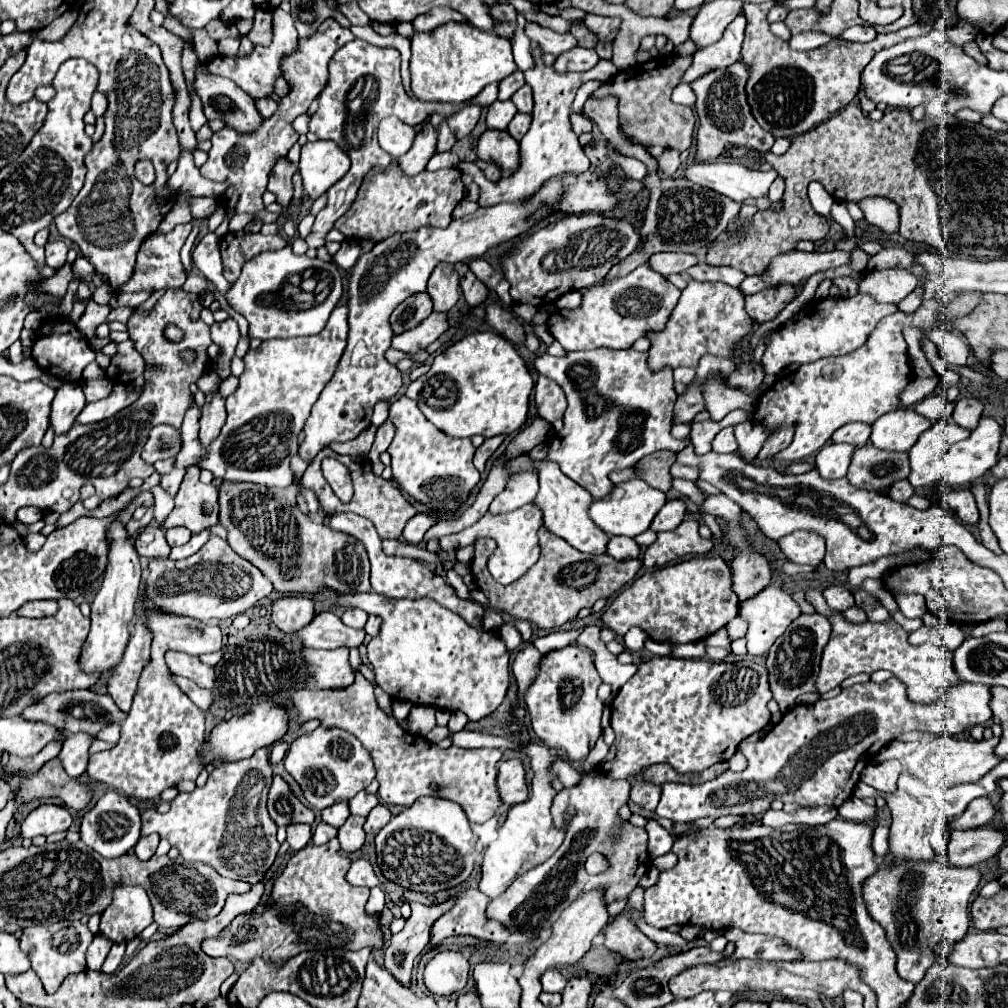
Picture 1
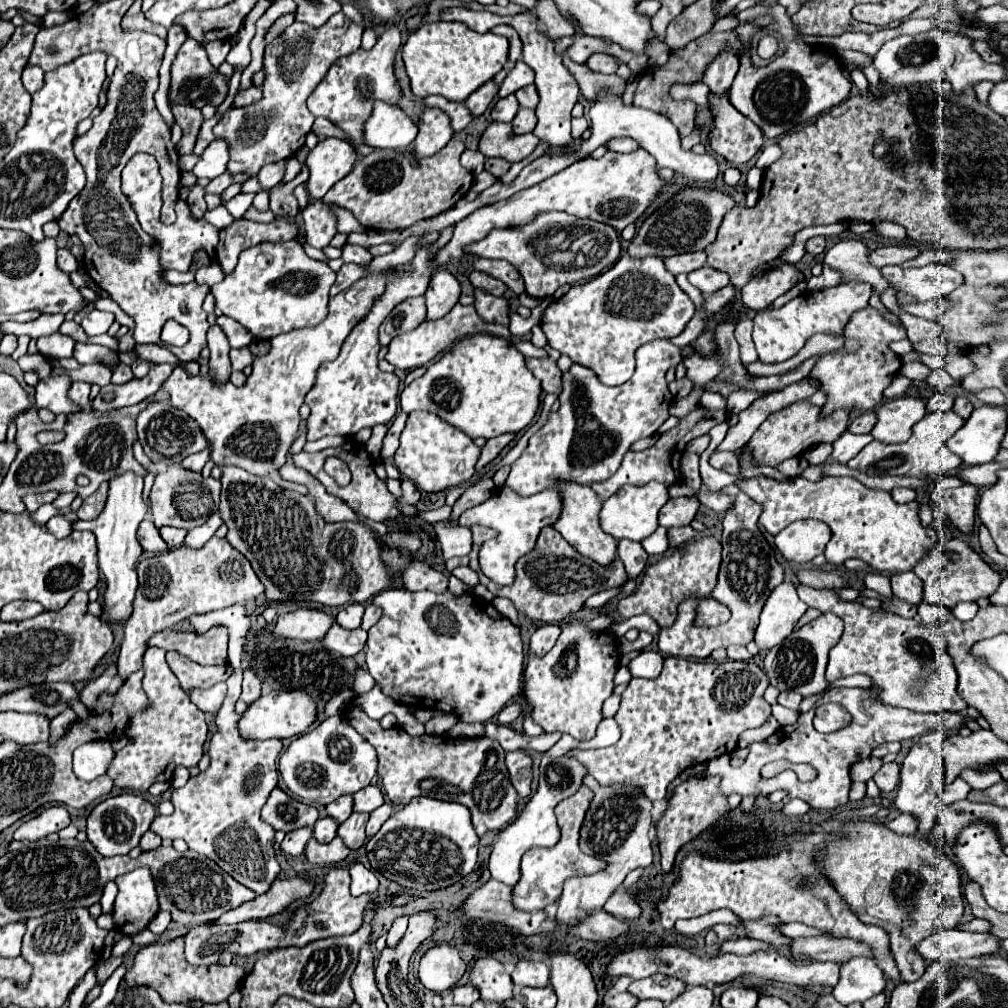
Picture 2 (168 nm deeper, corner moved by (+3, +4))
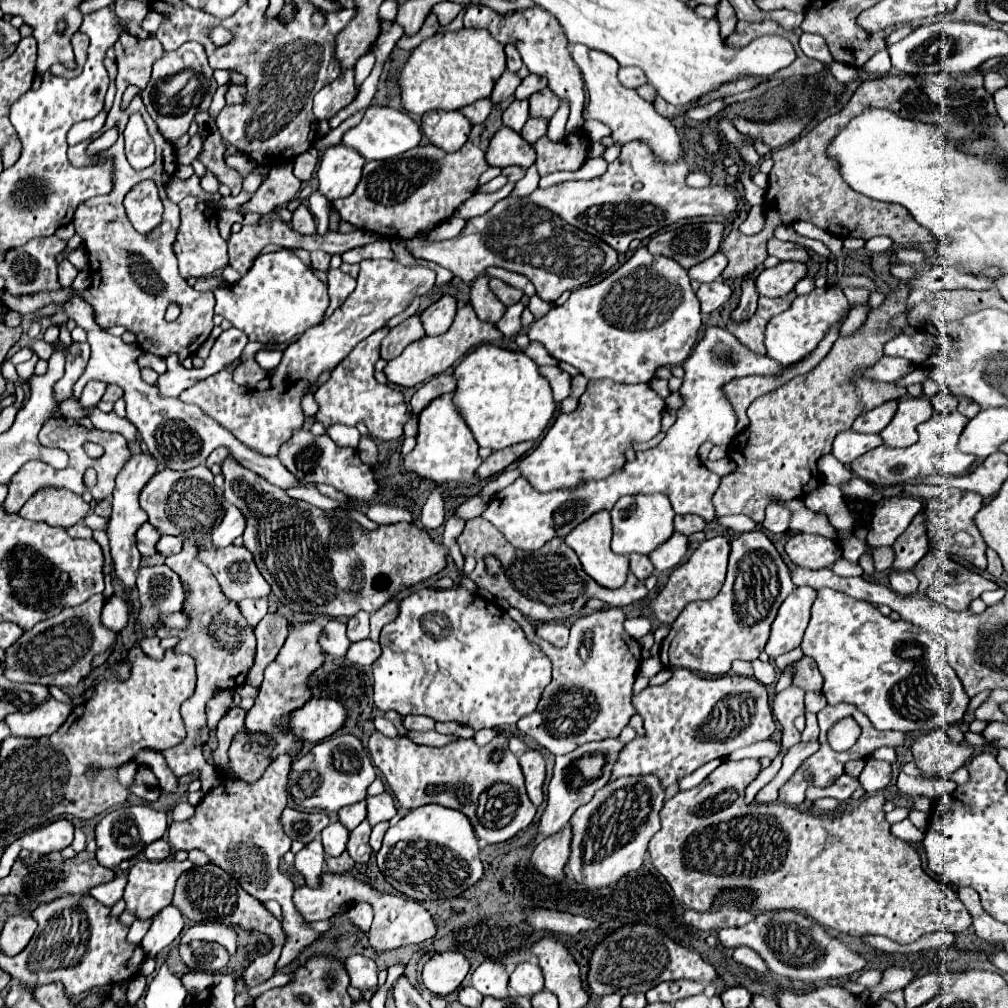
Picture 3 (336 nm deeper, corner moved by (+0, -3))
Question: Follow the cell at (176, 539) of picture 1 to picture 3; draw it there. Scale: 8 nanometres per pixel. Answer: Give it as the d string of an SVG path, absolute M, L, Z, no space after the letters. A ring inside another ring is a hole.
M162 535L160 541L156 543L156 553L168 557L174 553L180 553L182 549L182 539L180 537L170 537L170 535Z

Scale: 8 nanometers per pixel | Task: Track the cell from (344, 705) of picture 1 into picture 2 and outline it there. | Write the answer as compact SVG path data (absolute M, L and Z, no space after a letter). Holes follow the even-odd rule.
M349 706L349 724L377 750L381 778L387 798L405 806L411 798L429 796L447 802L459 802L471 810L473 824L483 822L489 830L505 828L517 812L517 792L509 782L505 768L505 752L493 738L443 738L443 736L409 736L403 728L393 726L389 730L369 718L363 708Z

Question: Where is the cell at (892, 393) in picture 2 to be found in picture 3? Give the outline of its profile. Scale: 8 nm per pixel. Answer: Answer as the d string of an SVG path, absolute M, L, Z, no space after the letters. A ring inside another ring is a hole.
M906 285L892 289L886 295L884 303L868 313L868 319L864 321L864 325L856 333L852 333L848 337L840 337L834 343L828 357L824 357L810 373L796 375L794 379L780 385L778 389L752 401L752 405L748 407L750 425L734 437L734 441L730 443L730 449L728 449L728 455L736 463L736 471L722 477L722 483L712 499L718 517L742 513L742 515L748 515L754 523L760 523L760 521L764 521L764 511L772 501L786 503L786 501L804 497L806 493L818 489L824 483L824 479L818 471L818 459L822 455L832 453L834 437L840 431L848 431L858 415L862 415L886 401L900 399L906 395L904 387L898 387L892 383L876 383L876 381L868 379L866 375L862 375L862 371L868 365L872 365L876 361L876 357L880 357L880 349L884 349L888 339L902 333L902 329L892 329L890 321L906 311L908 293L910 293L910 289Z

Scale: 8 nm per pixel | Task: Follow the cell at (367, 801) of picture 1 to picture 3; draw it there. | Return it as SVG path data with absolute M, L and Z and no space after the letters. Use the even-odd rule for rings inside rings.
M382 793L382 795L376 795L376 797L368 797L368 823L374 827L382 821L390 821L398 811L396 811L396 805L394 805L394 799L390 793Z

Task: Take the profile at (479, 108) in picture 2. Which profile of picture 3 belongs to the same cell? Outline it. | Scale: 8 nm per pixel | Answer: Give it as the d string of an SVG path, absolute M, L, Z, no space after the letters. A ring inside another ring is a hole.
M504 71L502 73L502 77L498 79L498 83L496 83L496 87L494 87L494 91L492 91L492 101L494 103L502 103L504 99L508 99L510 95L514 95L514 91L516 91L516 87L522 83L522 77L518 77L518 73L512 73L512 71Z

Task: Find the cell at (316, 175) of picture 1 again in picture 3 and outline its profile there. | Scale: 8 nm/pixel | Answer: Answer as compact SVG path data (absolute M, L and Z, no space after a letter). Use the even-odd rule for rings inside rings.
M334 145L328 147L318 165L318 191L328 199L342 199L354 193L356 185L360 183L362 177L362 167L364 159L354 151L348 149L346 145Z

